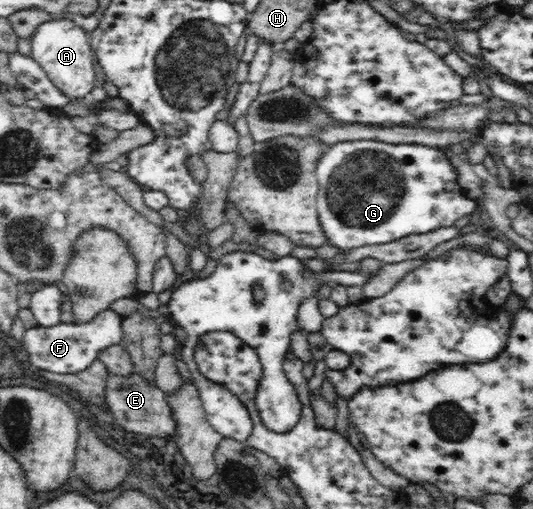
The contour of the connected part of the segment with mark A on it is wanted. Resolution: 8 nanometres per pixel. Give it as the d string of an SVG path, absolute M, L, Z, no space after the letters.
M53 16L48 22L37 26L31 36L31 58L36 60L48 75L48 79L68 97L83 99L97 83L94 75L95 55L89 39L89 34L73 20Z

